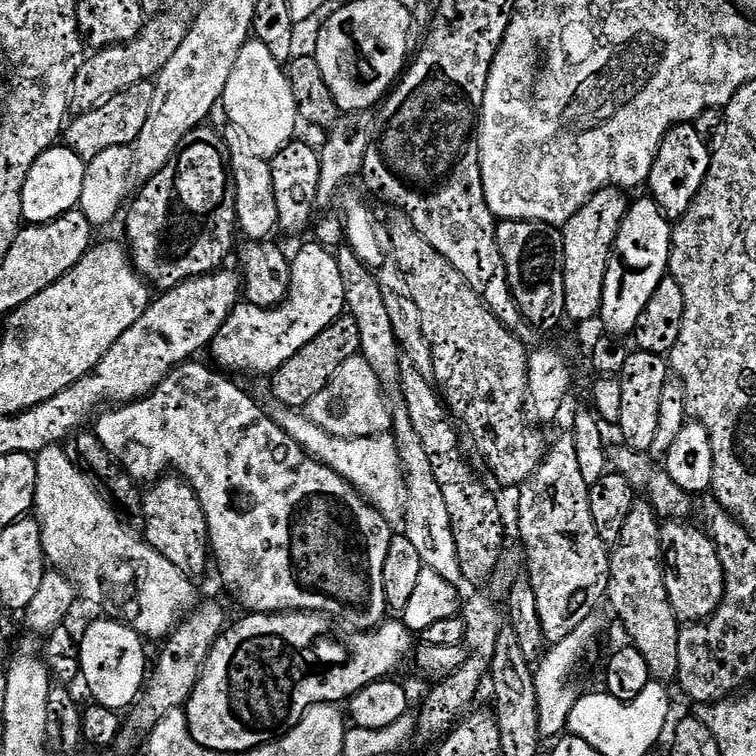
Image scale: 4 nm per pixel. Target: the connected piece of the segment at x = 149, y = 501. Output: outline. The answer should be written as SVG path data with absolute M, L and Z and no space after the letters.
M165 474L151 485L149 492L143 493L144 524L143 539L162 558L174 562L178 570L188 573L189 577L197 578L210 564L210 545L208 543L208 523L202 510L202 502L198 502L196 492L184 480L175 474Z

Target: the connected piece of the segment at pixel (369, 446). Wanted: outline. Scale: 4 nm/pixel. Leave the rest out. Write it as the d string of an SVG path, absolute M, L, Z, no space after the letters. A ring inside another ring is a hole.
M275 405L270 415L276 425L286 430L286 434L302 446L308 456L314 457L338 473L356 488L368 503L389 520L399 519L404 512L408 491L405 488L405 478L401 466L400 451L391 433L376 436L363 436L356 439L342 439L323 430L307 416L307 413L284 405Z

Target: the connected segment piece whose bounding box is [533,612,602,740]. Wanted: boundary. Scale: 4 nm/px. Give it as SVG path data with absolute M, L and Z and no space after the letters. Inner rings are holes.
M598 612L589 615L566 638L551 645L545 651L543 658L535 665L533 676L535 678L535 694L538 699L539 732L545 739L555 739L567 729L570 710L573 709L578 699L577 693L574 694L568 680L600 634L602 628L600 615L601 613Z

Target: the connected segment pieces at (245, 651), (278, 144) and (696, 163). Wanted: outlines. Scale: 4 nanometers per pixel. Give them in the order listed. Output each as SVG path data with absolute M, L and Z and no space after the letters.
M258 612L245 617L225 628L216 639L198 678L198 686L194 686L186 705L188 729L194 742L217 754L247 754L252 748L261 748L289 732L311 704L339 705L347 701L370 682L391 677L395 673L392 671L414 652L413 633L396 618L385 619L374 629L355 632L345 630L323 612Z
M250 38L242 46L238 54L238 62L234 62L234 71L230 74L230 82L226 82L226 90L222 97L222 112L228 115L228 120L248 139L247 147L252 155L260 156L263 160L271 161L273 156L278 154L297 135L296 124L296 103L294 102L294 90L288 81L288 73L285 65L279 64L270 54L267 46L262 46L262 42L255 38Z
M694 123L676 124L662 138L660 148L656 151L656 161L646 181L651 199L656 201L661 212L669 221L683 218L694 198L702 190L706 174L710 170L713 149L708 148L709 141L698 134Z

